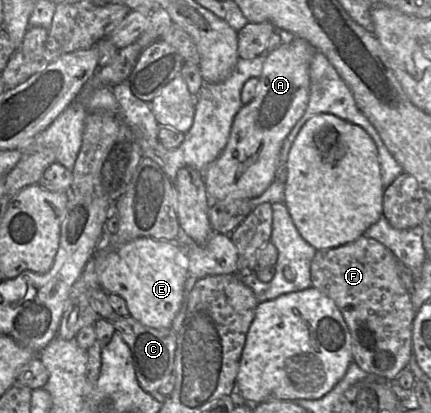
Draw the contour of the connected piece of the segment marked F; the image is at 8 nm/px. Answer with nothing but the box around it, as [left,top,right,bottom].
[310,235,415,383]

